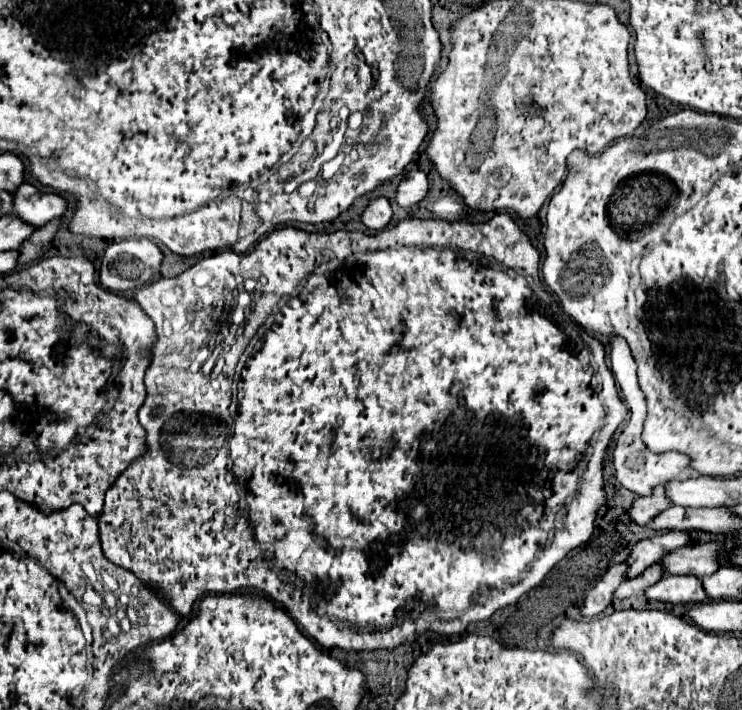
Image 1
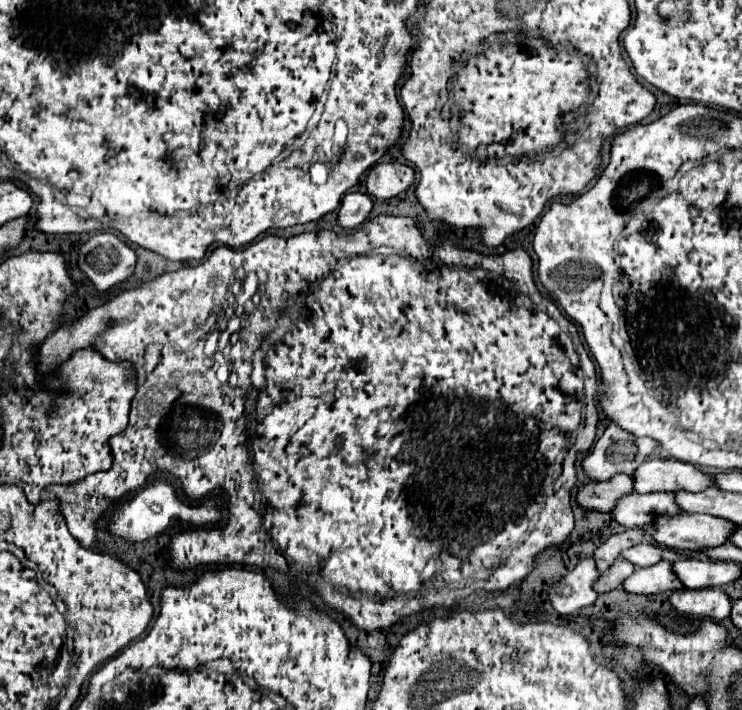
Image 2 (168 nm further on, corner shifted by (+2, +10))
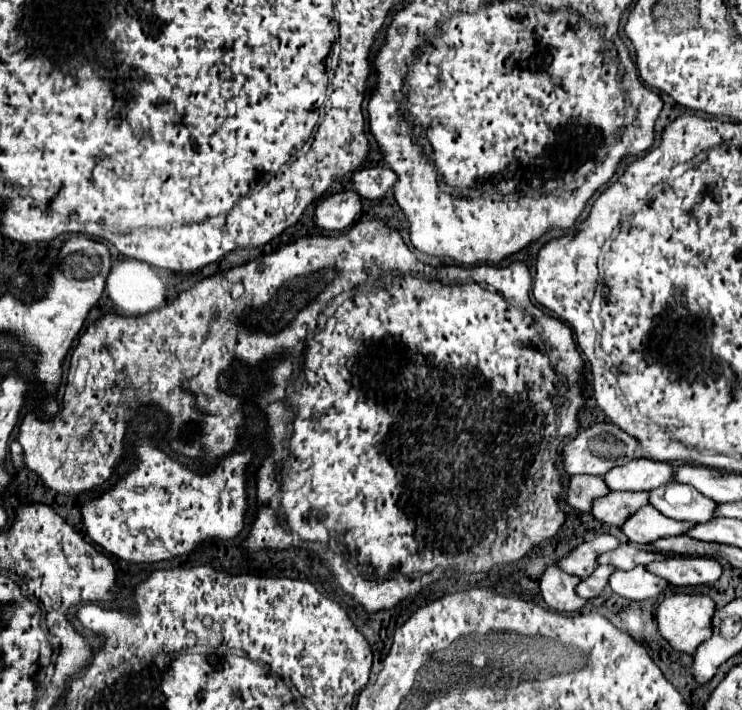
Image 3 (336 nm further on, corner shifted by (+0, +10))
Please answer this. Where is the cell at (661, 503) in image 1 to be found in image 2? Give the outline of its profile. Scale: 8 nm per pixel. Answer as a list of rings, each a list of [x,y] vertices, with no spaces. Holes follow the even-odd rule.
[[[616,474],[606,482],[586,482],[576,492],[576,502],[586,510],[596,512],[610,512],[616,504],[616,498],[630,494],[632,490],[632,476]]]

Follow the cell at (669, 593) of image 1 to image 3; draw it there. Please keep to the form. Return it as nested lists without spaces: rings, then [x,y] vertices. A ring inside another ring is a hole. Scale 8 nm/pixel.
[[[636,566],[628,572],[616,570],[610,576],[610,588],[628,600],[648,600],[660,596],[668,588],[668,582],[656,574],[650,574],[646,566]]]

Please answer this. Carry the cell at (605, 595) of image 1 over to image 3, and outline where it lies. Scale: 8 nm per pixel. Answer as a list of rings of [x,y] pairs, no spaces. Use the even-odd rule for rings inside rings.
[[[556,564],[548,566],[540,580],[540,594],[546,606],[554,612],[576,612],[584,608],[588,600],[576,594],[578,582],[580,578],[574,578],[574,574],[566,574]]]

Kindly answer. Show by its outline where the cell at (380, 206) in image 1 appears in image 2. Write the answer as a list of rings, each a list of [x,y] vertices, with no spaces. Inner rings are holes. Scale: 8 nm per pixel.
[[[350,192],[342,198],[336,224],[340,228],[356,228],[366,220],[370,210],[372,210],[370,196],[362,194],[362,192]]]

